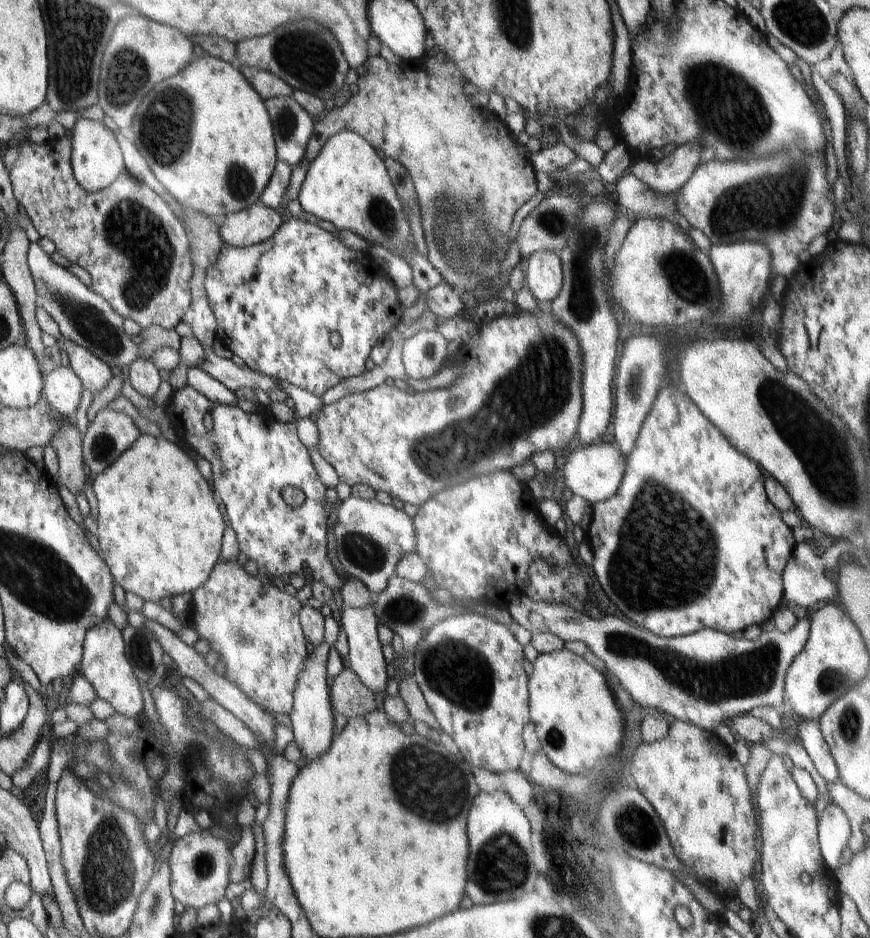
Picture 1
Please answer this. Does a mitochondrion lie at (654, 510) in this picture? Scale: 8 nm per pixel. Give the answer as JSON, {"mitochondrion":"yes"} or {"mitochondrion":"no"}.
{"mitochondrion":"yes"}

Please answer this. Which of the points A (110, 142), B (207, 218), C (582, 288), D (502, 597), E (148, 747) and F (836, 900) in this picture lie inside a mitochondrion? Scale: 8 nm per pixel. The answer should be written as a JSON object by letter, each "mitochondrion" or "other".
{"A":"other","B":"other","C":"mitochondrion","D":"other","E":"other","F":"other"}

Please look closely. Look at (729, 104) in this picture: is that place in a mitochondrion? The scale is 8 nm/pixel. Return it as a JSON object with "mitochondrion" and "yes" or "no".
{"mitochondrion":"yes"}

